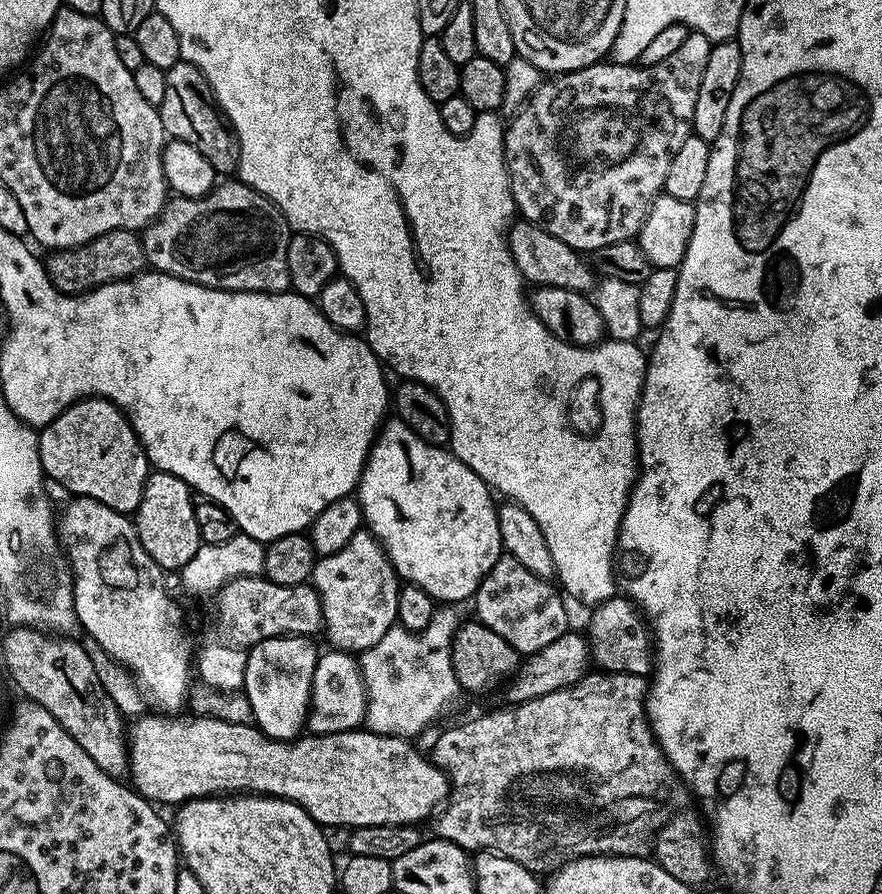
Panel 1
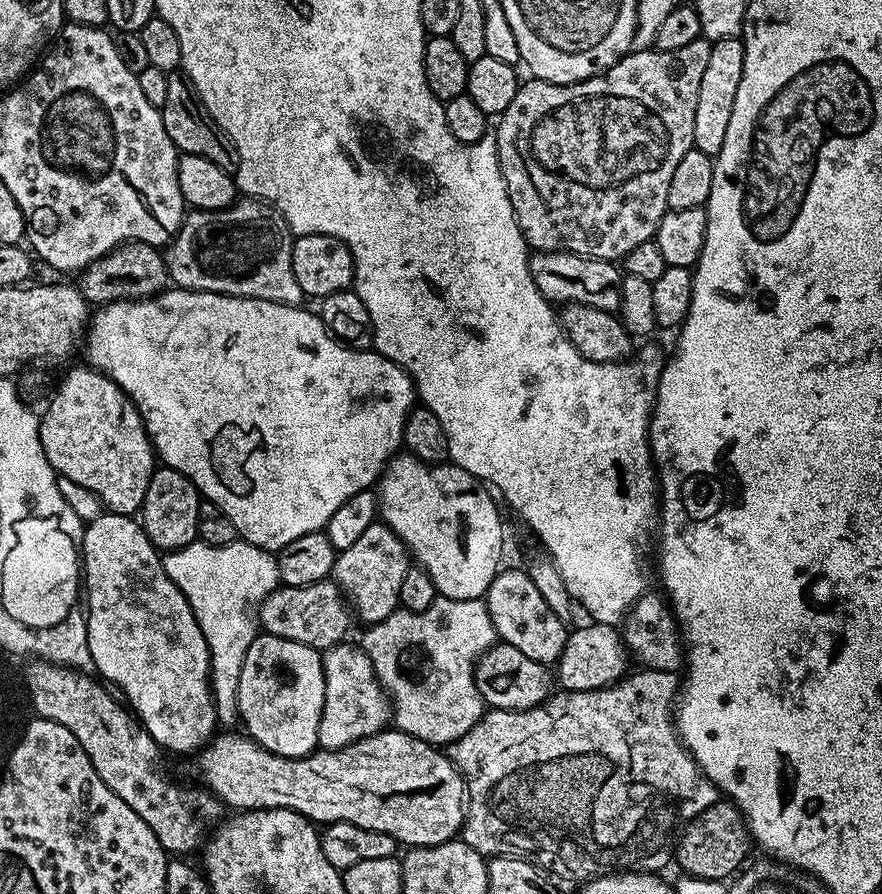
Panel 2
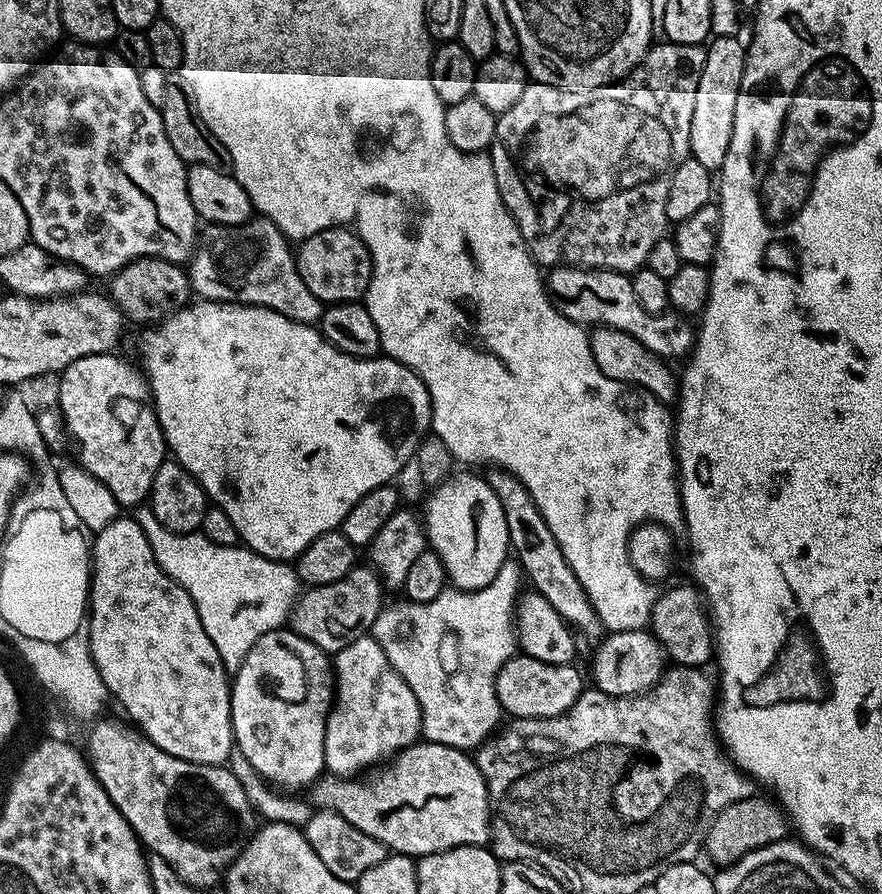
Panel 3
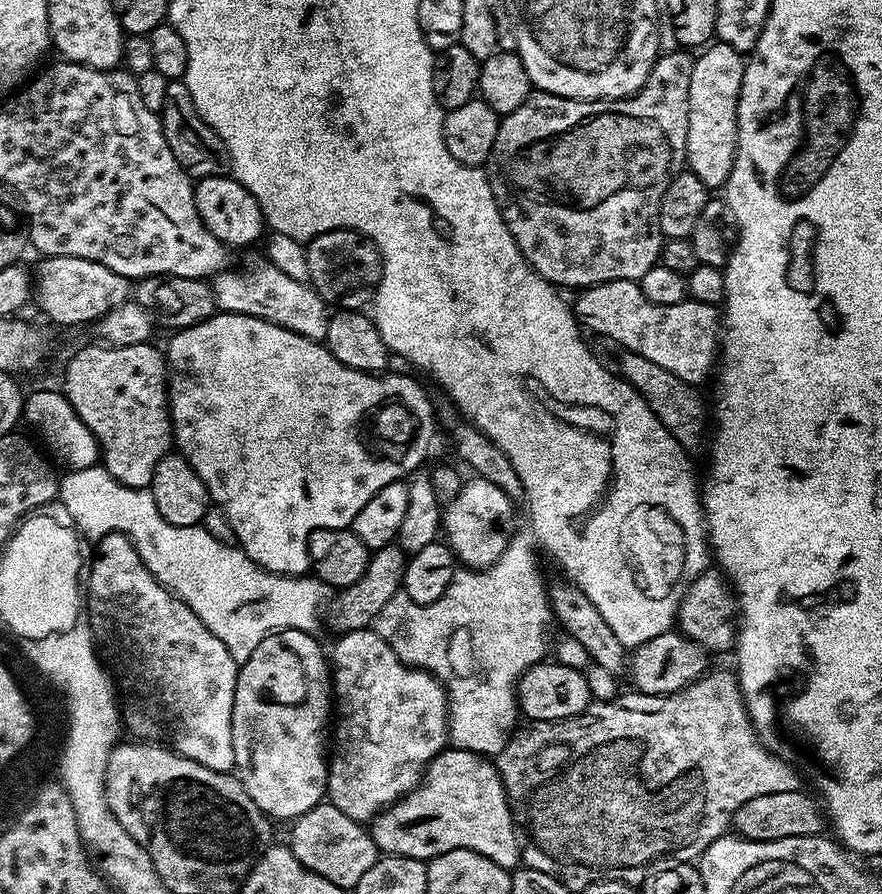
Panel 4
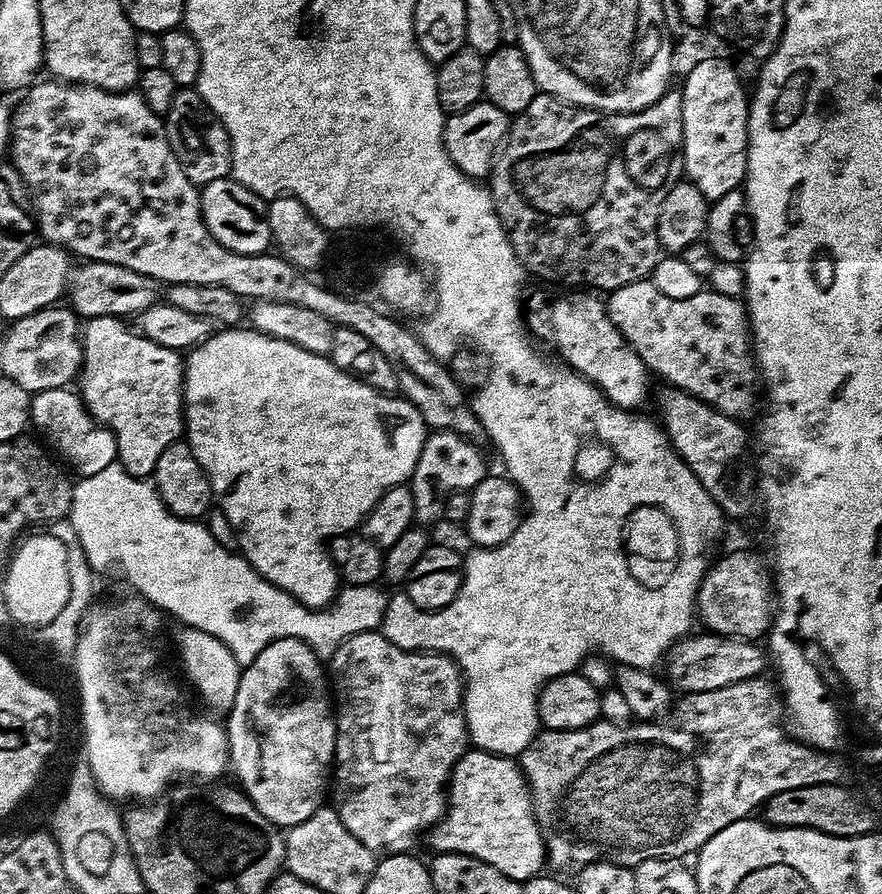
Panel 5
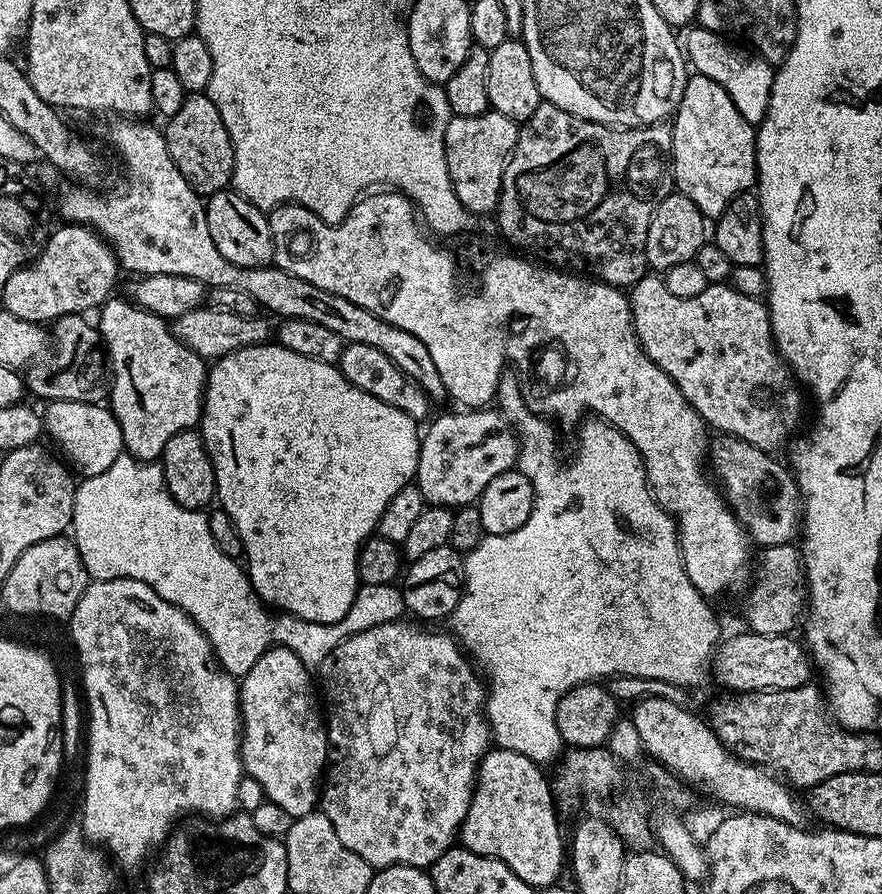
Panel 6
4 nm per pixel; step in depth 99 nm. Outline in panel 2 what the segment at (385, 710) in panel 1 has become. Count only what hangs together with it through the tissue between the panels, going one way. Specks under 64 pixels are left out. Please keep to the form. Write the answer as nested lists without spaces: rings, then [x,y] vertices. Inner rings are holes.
[[[437,595],[435,602],[426,610],[411,612],[409,608],[399,607],[396,611],[390,613],[385,620],[377,624],[369,624],[363,631],[364,641],[362,641],[362,647],[364,653],[370,658],[376,677],[380,679],[380,685],[384,687],[384,691],[388,693],[391,703],[394,705],[394,724],[399,731],[410,734],[414,738],[422,738],[427,744],[433,746],[447,746],[453,744],[458,738],[462,738],[462,734],[466,734],[466,730],[473,728],[484,717],[486,705],[476,685],[476,662],[485,650],[497,643],[498,637],[494,622],[491,621],[491,616],[483,599],[455,600],[454,598]]]

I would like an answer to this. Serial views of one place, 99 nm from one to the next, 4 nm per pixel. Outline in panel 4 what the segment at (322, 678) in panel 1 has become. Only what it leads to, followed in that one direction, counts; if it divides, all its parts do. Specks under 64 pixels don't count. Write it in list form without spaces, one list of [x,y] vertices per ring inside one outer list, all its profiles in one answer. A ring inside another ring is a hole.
[[[371,627],[343,633],[330,648],[336,749],[331,749],[327,799],[352,820],[371,822],[420,783],[428,763],[449,747],[448,693],[429,672],[409,668]]]

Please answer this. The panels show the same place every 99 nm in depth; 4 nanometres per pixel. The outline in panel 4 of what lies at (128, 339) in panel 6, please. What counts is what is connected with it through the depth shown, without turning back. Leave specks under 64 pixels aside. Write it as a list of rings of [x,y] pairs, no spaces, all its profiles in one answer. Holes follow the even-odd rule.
[[[152,342],[121,348],[96,344],[78,349],[69,358],[64,368],[62,391],[68,397],[70,406],[74,406],[78,418],[82,418],[90,434],[94,434],[100,447],[102,467],[126,486],[148,488],[154,478],[154,466],[158,466],[160,459],[168,455],[174,444],[168,411],[169,373],[166,371],[165,353],[161,349],[159,352]]]

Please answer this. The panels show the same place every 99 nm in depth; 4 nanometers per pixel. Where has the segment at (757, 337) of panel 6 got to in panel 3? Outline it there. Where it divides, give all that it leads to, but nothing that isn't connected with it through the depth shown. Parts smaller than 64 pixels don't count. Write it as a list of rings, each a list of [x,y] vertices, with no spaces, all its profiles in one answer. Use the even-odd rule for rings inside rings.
[[[554,268],[547,273],[548,296],[566,318],[575,324],[622,330],[630,338],[638,338],[646,350],[663,356],[669,362],[687,357],[694,343],[694,324],[689,317],[671,311],[650,314],[638,302],[631,279],[622,272],[606,272],[599,268]]]

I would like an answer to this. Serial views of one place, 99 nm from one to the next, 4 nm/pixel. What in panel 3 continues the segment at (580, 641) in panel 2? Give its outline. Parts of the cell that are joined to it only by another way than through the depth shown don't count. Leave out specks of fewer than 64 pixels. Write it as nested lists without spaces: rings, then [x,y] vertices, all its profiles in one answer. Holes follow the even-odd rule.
[[[644,628],[608,632],[595,648],[596,653],[592,656],[592,680],[596,683],[593,685],[598,692],[611,696],[637,696],[649,692],[666,671],[664,647],[651,631]]]

